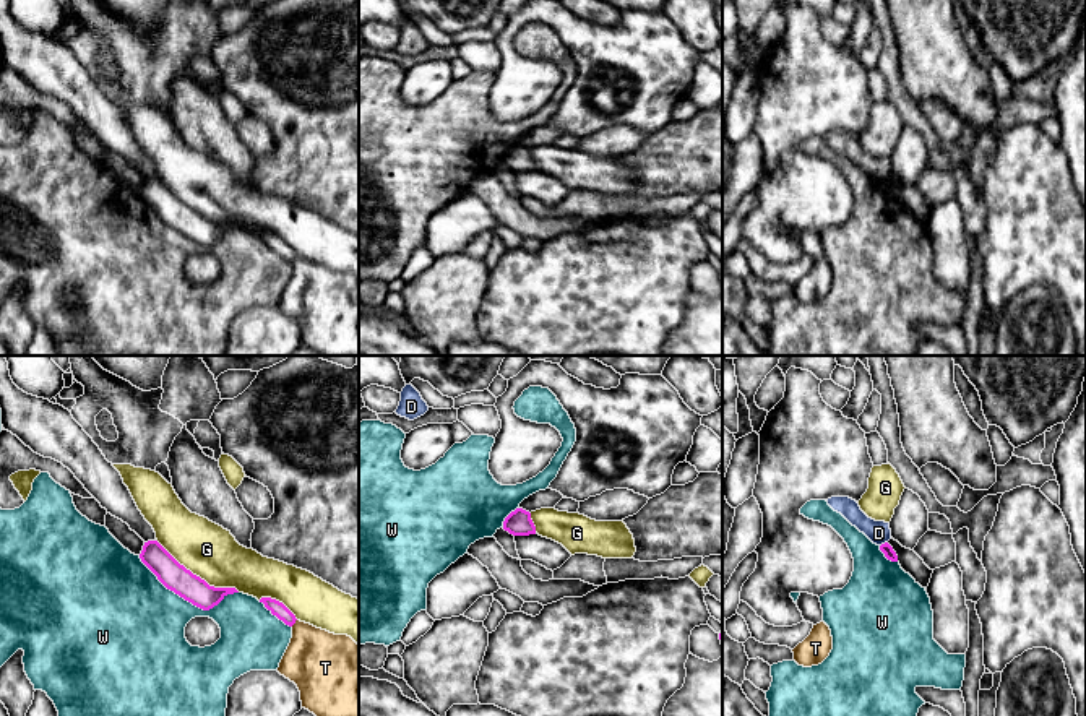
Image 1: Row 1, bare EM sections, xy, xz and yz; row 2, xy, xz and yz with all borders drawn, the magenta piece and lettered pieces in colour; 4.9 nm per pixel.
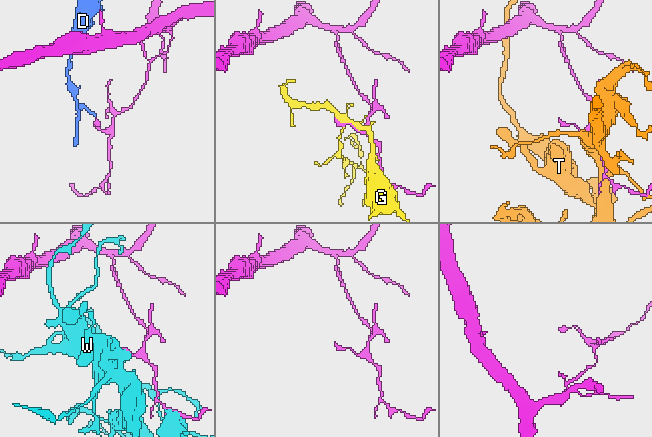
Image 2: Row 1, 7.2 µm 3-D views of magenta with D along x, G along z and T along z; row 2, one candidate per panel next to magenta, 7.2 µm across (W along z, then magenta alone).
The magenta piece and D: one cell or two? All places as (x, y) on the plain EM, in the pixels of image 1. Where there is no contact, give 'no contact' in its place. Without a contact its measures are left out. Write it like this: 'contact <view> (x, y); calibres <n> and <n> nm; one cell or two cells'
contact yz (885, 179); calibres 60 and 110 nm; two cells

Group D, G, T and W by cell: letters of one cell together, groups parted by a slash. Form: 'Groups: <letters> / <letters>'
Groups: D / G / T / W

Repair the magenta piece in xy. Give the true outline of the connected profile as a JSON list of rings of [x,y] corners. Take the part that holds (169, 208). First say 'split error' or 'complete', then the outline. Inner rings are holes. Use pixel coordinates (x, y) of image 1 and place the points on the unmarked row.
complete; [[[157,177],[144,179],[140,195],[167,226],[203,247],[213,245],[227,231],[239,229],[235,224],[209,222],[180,201]]]

